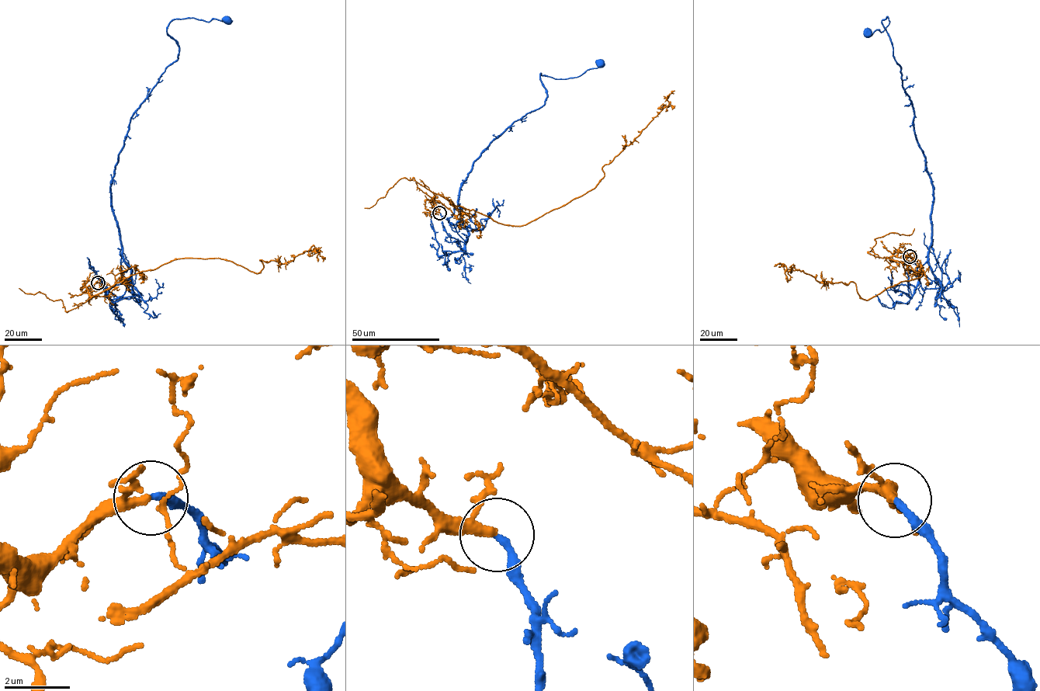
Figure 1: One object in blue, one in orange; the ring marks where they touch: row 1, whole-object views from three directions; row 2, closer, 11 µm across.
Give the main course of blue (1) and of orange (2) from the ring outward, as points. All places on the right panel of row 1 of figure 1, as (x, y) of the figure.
1: (910, 256), (923, 290), (941, 286), (928, 258), (933, 184), (882, 22), (888, 17), (882, 32), (866, 32)
2: (910, 256), (896, 251), (887, 258), (906, 262), (920, 278), (866, 300), (852, 282), (826, 285), (774, 266)

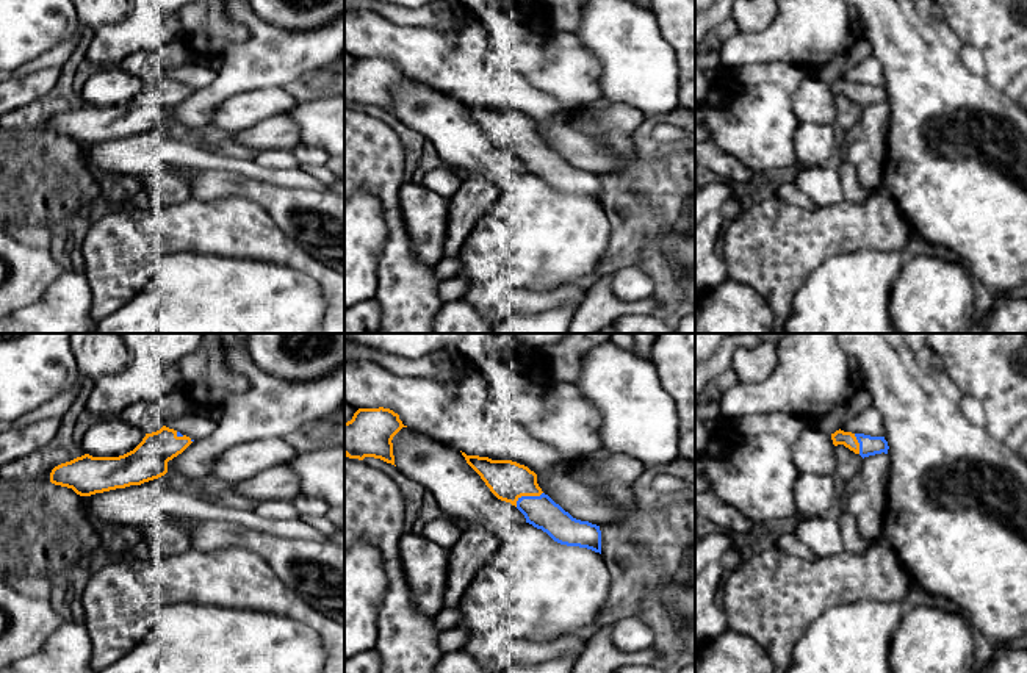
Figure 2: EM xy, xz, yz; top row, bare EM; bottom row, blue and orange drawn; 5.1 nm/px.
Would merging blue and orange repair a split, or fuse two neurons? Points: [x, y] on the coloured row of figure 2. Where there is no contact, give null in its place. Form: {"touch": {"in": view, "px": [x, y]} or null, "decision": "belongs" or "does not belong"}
{"touch": {"in": "xz", "px": [526, 496]}, "decision": "does not belong"}

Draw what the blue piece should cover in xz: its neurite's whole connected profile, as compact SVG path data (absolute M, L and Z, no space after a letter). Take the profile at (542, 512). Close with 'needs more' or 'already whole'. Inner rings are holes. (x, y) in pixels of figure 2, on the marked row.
M548 495L521 496L517 501L517 509L524 515L526 523L542 529L554 542L601 554L600 526L573 518Z; already whole

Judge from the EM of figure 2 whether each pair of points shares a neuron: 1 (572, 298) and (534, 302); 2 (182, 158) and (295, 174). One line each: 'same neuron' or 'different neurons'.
1: same neuron
2: same neuron

